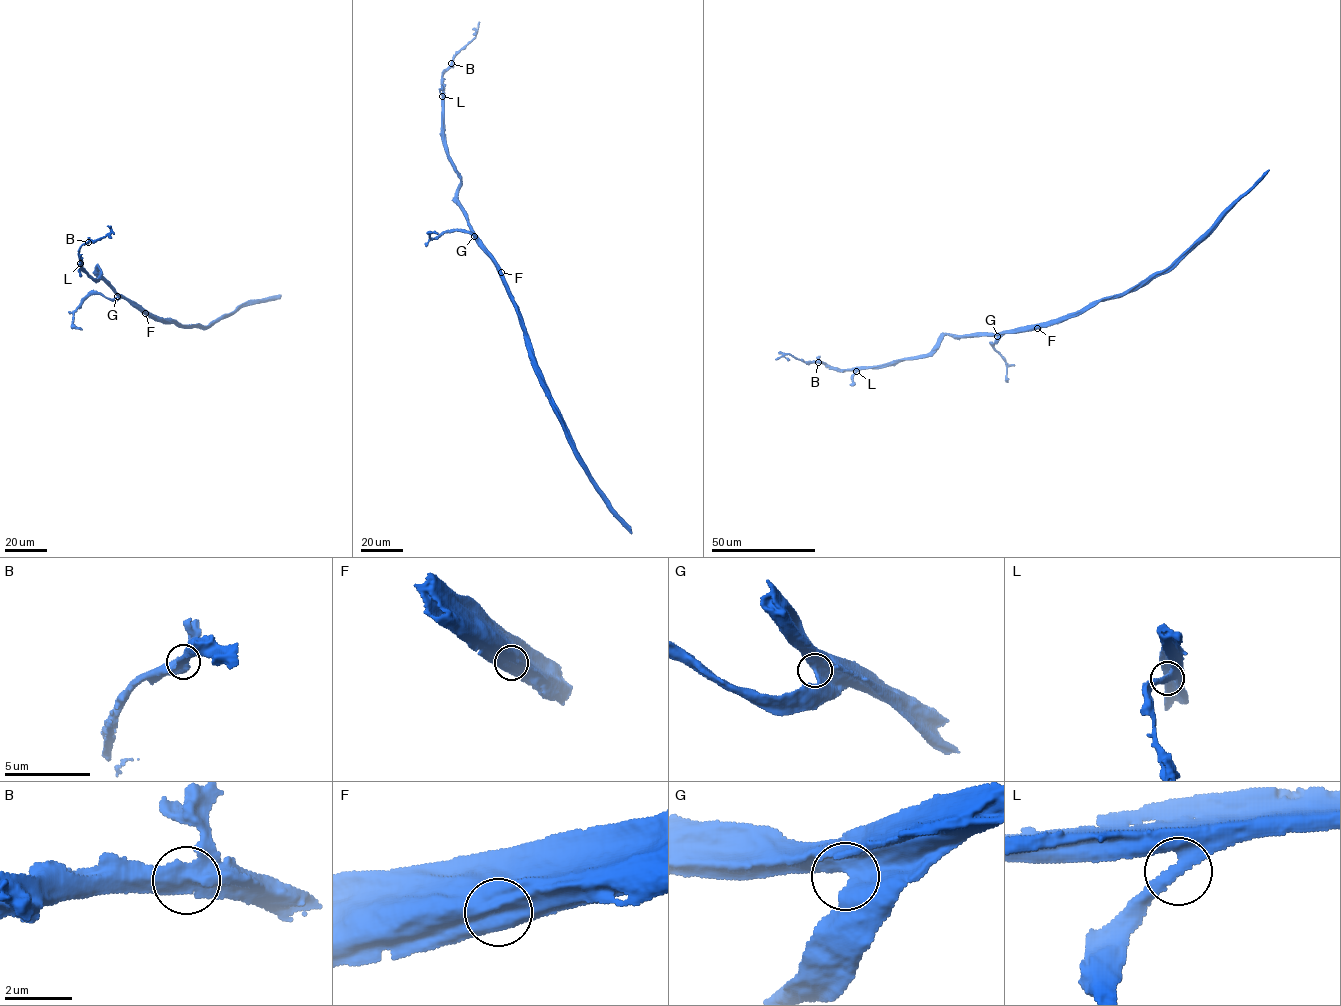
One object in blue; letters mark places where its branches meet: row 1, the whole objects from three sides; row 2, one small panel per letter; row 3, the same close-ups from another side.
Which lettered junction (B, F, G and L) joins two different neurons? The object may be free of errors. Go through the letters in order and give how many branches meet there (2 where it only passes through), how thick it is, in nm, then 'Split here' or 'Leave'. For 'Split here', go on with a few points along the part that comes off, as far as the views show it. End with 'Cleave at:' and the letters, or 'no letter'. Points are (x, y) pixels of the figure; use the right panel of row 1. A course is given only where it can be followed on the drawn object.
B: Branches: 3. Thickness 420 nm. Leave
F: Branches: 1. Thickness 850 nm. Leave
G: Branches: 1. Thickness 850 nm. Leave
L: Branches: 2. Thickness 320 nm. Leave
Cleave at: no letter

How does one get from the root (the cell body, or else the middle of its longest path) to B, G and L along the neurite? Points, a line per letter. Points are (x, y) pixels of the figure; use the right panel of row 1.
B: (1037, 324), (989, 335), (946, 334), (926, 355), (878, 365), (832, 369), (818, 362)
G: (1037, 324), (997, 336)
L: (1037, 324), (989, 335), (946, 334), (926, 355), (857, 371)

